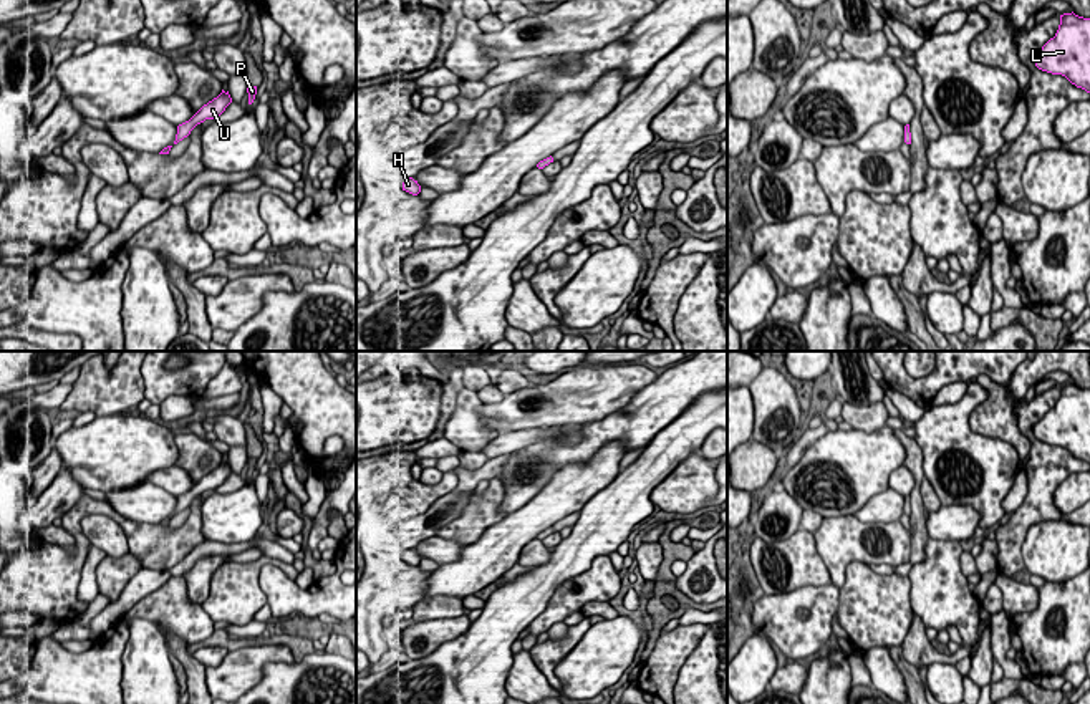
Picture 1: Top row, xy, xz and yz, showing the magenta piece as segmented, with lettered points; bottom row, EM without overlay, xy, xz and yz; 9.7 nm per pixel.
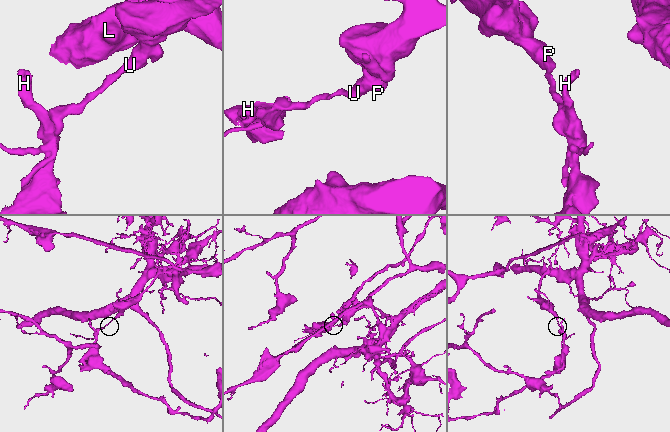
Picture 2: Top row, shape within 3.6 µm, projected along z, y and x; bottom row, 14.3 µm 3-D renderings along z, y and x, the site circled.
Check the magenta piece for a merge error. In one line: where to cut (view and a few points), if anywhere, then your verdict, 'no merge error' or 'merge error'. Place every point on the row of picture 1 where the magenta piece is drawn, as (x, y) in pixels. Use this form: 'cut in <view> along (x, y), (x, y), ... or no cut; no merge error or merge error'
cut in yz along (908, 130), (905, 139); merge error

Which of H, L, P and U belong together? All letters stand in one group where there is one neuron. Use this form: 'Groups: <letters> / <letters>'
Groups: H / L P U

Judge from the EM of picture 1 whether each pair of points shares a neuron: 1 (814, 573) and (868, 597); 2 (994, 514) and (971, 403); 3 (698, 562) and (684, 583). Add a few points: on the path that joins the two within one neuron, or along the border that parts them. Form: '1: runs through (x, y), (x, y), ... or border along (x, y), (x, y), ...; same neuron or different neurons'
1: border along (815, 544), (832, 582); different neurons
2: runs through (986, 486), (986, 471), (961, 443), (961, 431); same neuron
3: runs through (698, 567), (689, 578); same neuron

